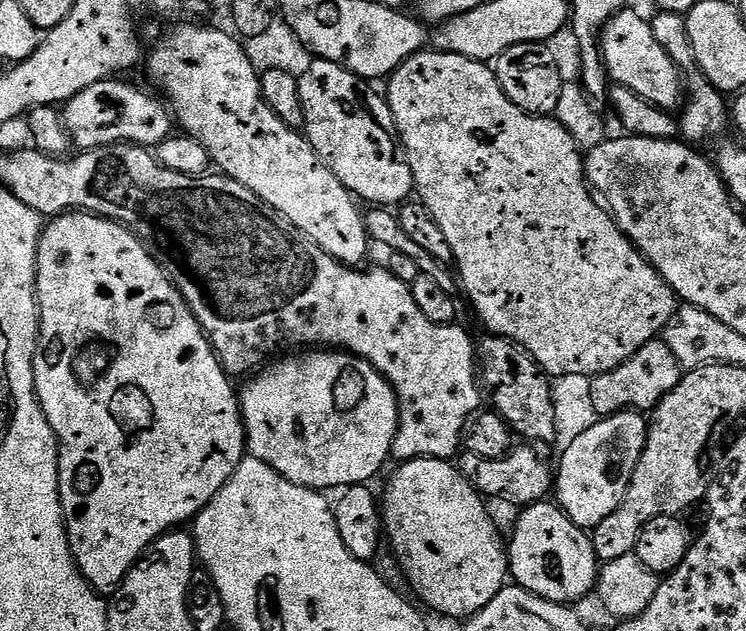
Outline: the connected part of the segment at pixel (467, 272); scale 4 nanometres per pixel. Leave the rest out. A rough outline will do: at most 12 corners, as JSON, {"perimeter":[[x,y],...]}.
{"perimeter":[[485,61],[387,77],[491,335],[622,366],[676,291]]}

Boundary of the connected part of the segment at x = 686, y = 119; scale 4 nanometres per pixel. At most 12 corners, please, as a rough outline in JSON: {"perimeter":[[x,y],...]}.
{"perimeter":[[687,19],[650,20],[686,77],[678,132],[700,146],[730,128],[730,104],[696,65]]}

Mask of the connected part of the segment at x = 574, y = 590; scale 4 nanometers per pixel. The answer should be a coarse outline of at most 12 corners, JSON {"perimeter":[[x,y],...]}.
{"perimeter":[[555,502],[529,504],[511,579],[572,606],[597,591],[597,545]]}

